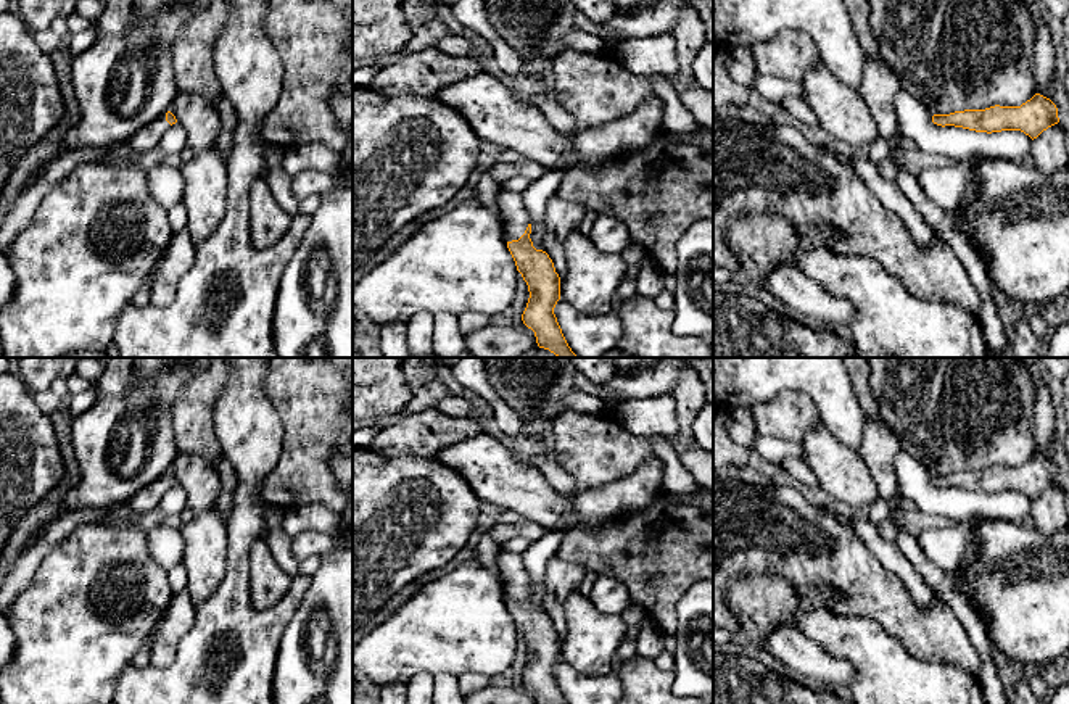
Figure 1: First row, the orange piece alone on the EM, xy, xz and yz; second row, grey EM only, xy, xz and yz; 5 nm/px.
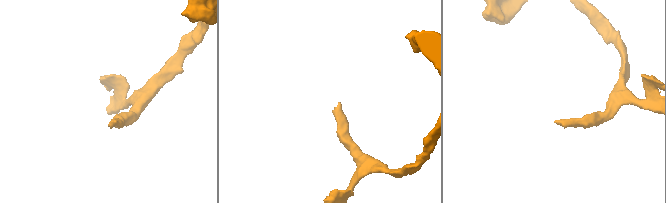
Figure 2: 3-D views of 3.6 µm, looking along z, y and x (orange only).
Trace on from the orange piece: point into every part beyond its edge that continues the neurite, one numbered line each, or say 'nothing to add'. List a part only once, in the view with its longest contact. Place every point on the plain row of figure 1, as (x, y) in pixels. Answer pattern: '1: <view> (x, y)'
1: xz (511, 566)

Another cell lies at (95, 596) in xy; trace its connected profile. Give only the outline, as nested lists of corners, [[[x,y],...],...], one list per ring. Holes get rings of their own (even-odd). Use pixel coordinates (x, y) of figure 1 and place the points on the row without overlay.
[[[109,522],[77,525],[45,556],[29,586],[16,596],[5,614],[16,636],[16,649],[0,670],[0,702],[113,704],[118,675],[132,664],[172,596],[167,570],[150,556],[147,530]]]

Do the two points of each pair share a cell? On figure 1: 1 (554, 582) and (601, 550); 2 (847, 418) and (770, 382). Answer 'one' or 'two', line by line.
1: two
2: one

